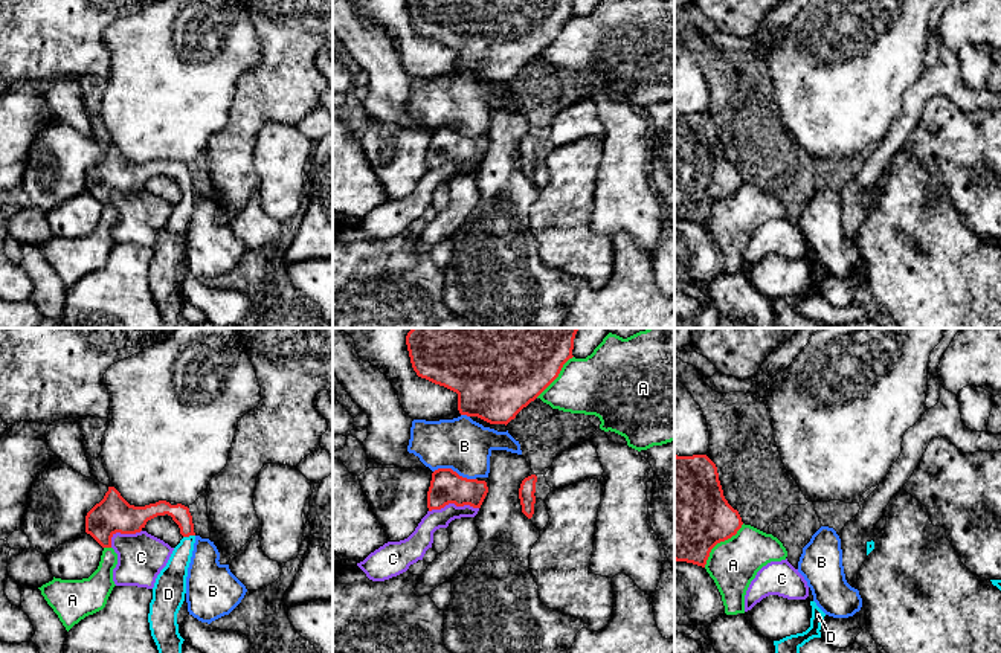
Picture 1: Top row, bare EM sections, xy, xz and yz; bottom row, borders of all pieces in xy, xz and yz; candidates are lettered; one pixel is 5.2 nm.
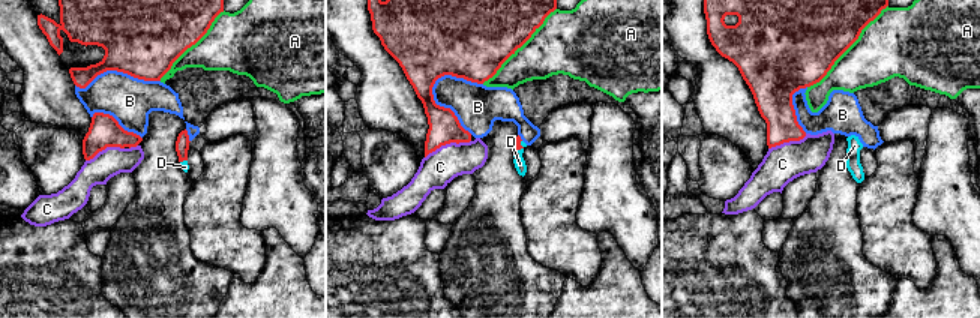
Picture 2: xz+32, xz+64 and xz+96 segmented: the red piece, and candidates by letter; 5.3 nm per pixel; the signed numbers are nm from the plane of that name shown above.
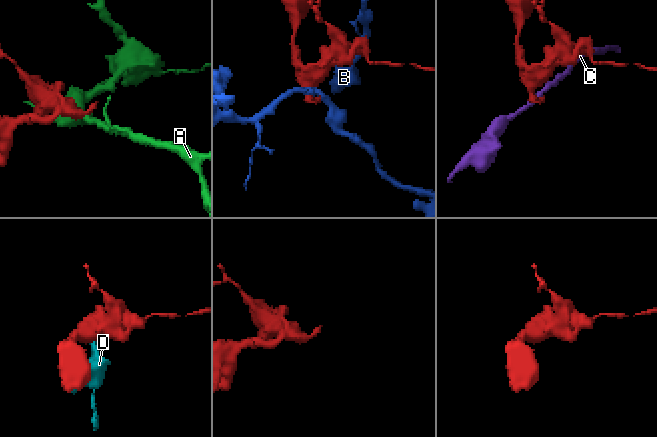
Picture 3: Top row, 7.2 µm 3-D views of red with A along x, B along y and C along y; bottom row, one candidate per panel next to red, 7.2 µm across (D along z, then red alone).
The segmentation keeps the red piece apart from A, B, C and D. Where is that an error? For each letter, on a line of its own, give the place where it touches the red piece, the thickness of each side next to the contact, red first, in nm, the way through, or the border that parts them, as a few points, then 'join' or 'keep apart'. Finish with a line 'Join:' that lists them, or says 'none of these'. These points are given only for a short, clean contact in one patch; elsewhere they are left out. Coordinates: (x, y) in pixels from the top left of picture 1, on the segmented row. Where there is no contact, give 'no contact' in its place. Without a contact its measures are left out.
A: contact yz (719, 542); calibres 480 and 260 nm; keep apart
B: contact xz (455, 472); calibres 180 and 280 nm; keep apart
C: contact xz (453, 502); calibres 180 and 110 nm; border xz (478, 507), (446, 504), (429, 511); keep apart
D: contact xy (188, 536); calibres 100 and 150 nm; way xy (180, 514), (188, 536), (186, 546), (171, 580); join
Join: D

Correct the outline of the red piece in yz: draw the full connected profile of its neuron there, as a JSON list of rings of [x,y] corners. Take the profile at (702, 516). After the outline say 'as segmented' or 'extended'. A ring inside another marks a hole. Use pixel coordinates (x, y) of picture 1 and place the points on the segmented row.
[[[674,455],[674,560],[705,568],[711,549],[742,525],[723,496],[716,464],[706,455]]]; as segmented

